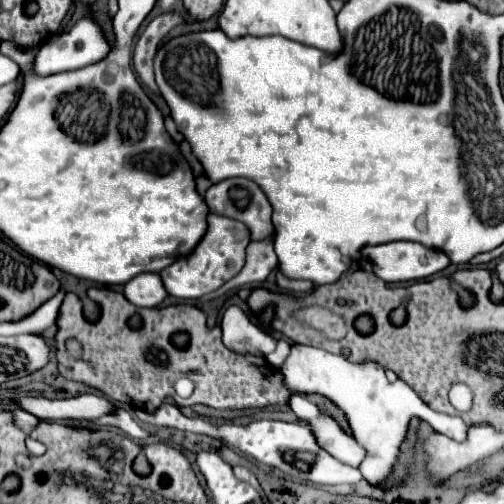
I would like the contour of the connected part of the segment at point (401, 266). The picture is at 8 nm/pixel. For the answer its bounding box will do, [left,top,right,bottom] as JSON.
[361,241,450,283]

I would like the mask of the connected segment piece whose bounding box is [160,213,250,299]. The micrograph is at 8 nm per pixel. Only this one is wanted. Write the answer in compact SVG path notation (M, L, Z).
M210 213L208 231L198 243L198 247L192 251L192 255L178 259L176 263L172 263L160 273L168 295L178 297L178 299L200 299L220 289L228 279L232 279L244 267L248 243L250 243L250 231L242 221Z

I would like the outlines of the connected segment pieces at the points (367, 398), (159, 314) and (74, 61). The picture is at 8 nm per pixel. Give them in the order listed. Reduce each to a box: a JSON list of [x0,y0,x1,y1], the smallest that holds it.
[[282,345,468,487],[58,287,292,413],[36,17,110,77]]

